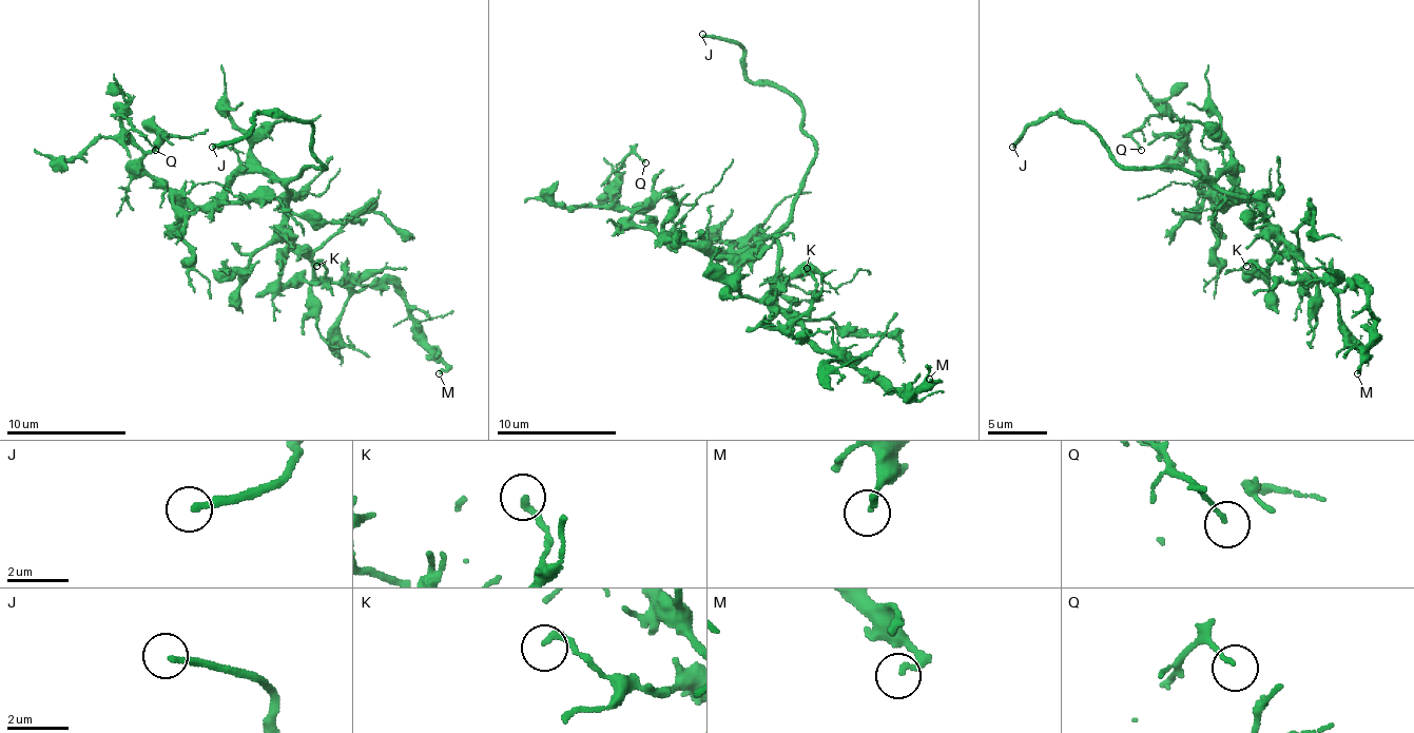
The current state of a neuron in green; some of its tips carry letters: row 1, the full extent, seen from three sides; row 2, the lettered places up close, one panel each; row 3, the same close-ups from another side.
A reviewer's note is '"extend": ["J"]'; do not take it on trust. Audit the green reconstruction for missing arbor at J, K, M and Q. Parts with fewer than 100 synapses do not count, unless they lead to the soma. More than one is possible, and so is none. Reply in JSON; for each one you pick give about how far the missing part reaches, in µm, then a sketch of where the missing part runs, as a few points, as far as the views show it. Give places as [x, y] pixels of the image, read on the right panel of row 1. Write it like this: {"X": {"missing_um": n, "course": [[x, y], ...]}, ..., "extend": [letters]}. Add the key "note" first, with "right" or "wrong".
{"note": "right", "J": {"missing_um": 45}, "extend": ["J"]}

